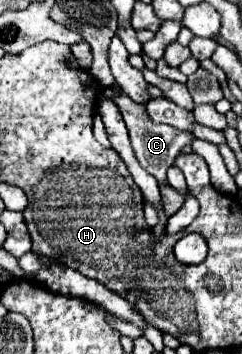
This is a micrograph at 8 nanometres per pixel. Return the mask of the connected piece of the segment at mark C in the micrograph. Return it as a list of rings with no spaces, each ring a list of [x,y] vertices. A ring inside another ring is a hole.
[[[103,89],[101,91],[101,97],[109,97],[115,101],[115,105],[121,109],[121,115],[123,115],[123,121],[129,129],[129,139],[131,139],[131,145],[133,145],[133,151],[135,151],[135,157],[137,161],[141,163],[141,167],[153,175],[159,183],[161,183],[161,175],[167,173],[167,169],[173,165],[175,157],[181,153],[181,149],[185,145],[191,145],[195,141],[193,133],[189,131],[181,131],[181,129],[175,129],[171,125],[161,125],[161,123],[155,123],[149,119],[147,111],[145,111],[145,105],[141,103],[135,103],[133,99],[129,99],[127,95],[125,97],[113,97],[113,93],[109,93],[109,89]]]

